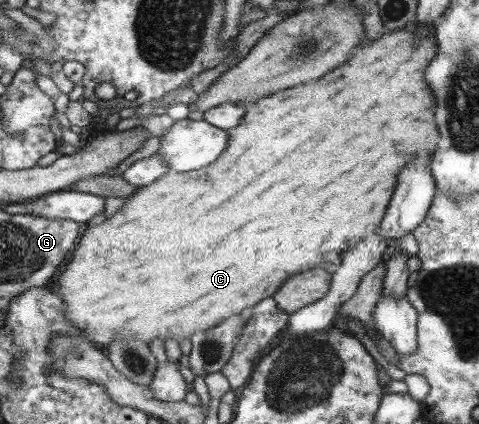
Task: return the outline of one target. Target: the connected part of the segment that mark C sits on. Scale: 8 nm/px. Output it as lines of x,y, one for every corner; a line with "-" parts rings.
431,23
428,34
422,38
415,37
416,25
411,24
398,30
381,34
376,40
361,43
357,49
351,51
351,59
347,59
343,65
331,69
325,73
325,77
317,81
307,81
303,85
295,85
291,89
281,90
271,95
245,103
246,114
243,121
229,129
225,151
209,166
188,172
176,172
167,170
157,181
135,189
127,199
123,201
123,208
111,219
103,219
98,226
89,227
82,235
79,245
76,247
75,259
71,265
67,265
67,271
57,278
54,285
55,293
64,301
64,314
77,325
77,331
81,338
98,344
99,347
109,346
113,337
123,339
141,339
145,344
151,339
189,339
195,331
203,331
209,327
215,327
222,323
230,315
238,315
241,309
255,305
257,301
271,298
279,285
295,273
303,273
316,268
323,269
329,274
339,270
341,256
357,247
367,235
377,229
379,223
385,217
389,195
393,193
393,187
397,183
397,173
411,163
413,159
423,159
423,163
429,165
431,151
435,151
439,143
439,133
433,121
435,113
435,99
431,95
431,89
427,87
423,75
425,67
435,57
438,44
435,41
435,23

